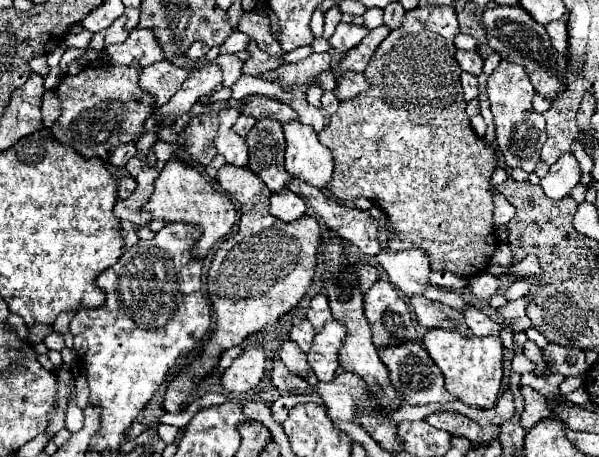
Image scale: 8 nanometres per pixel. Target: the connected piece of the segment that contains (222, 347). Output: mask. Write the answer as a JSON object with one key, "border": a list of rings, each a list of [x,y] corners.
{"border":[[[224,165],[218,171],[218,183],[240,203],[242,215],[238,233],[218,247],[212,267],[208,271],[208,297],[216,311],[214,331],[204,345],[198,359],[186,365],[178,377],[170,381],[164,397],[164,409],[168,413],[184,411],[188,397],[204,385],[204,379],[218,367],[222,353],[234,345],[240,345],[250,335],[272,327],[282,315],[286,315],[306,295],[316,269],[316,253],[320,247],[320,227],[310,215],[300,221],[284,223],[268,213],[270,191],[268,187],[248,171],[248,167]]]}

